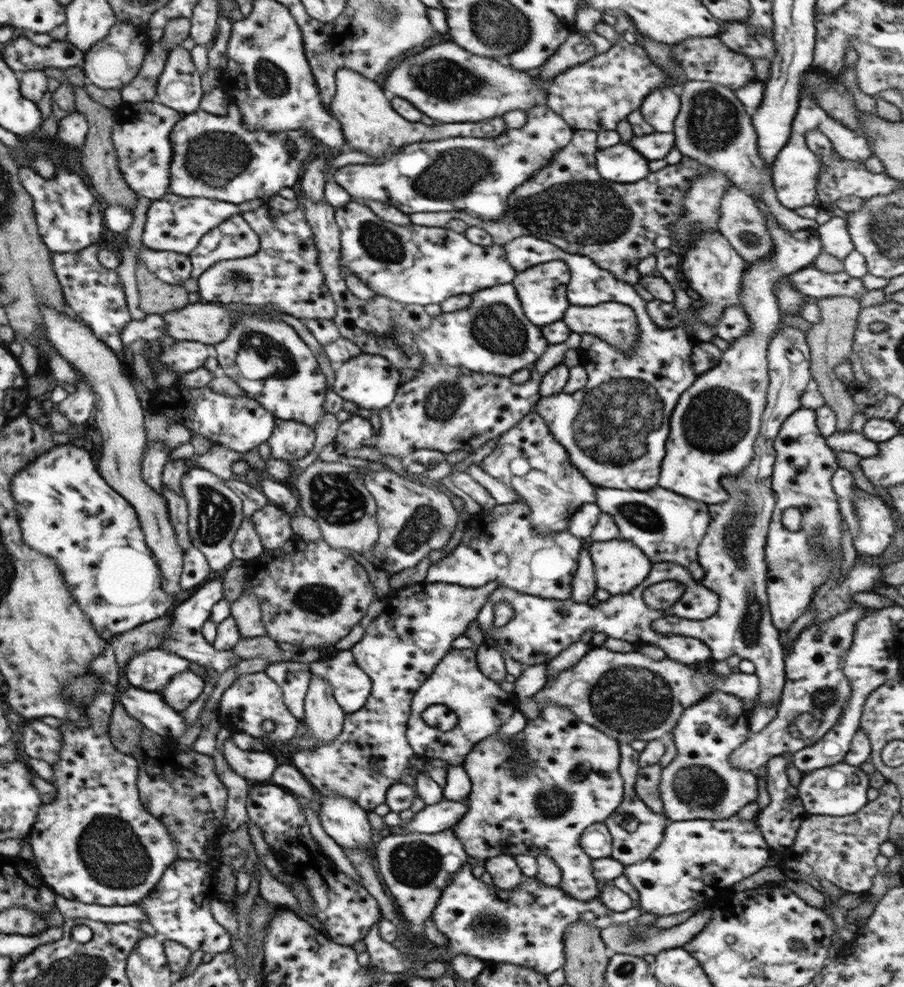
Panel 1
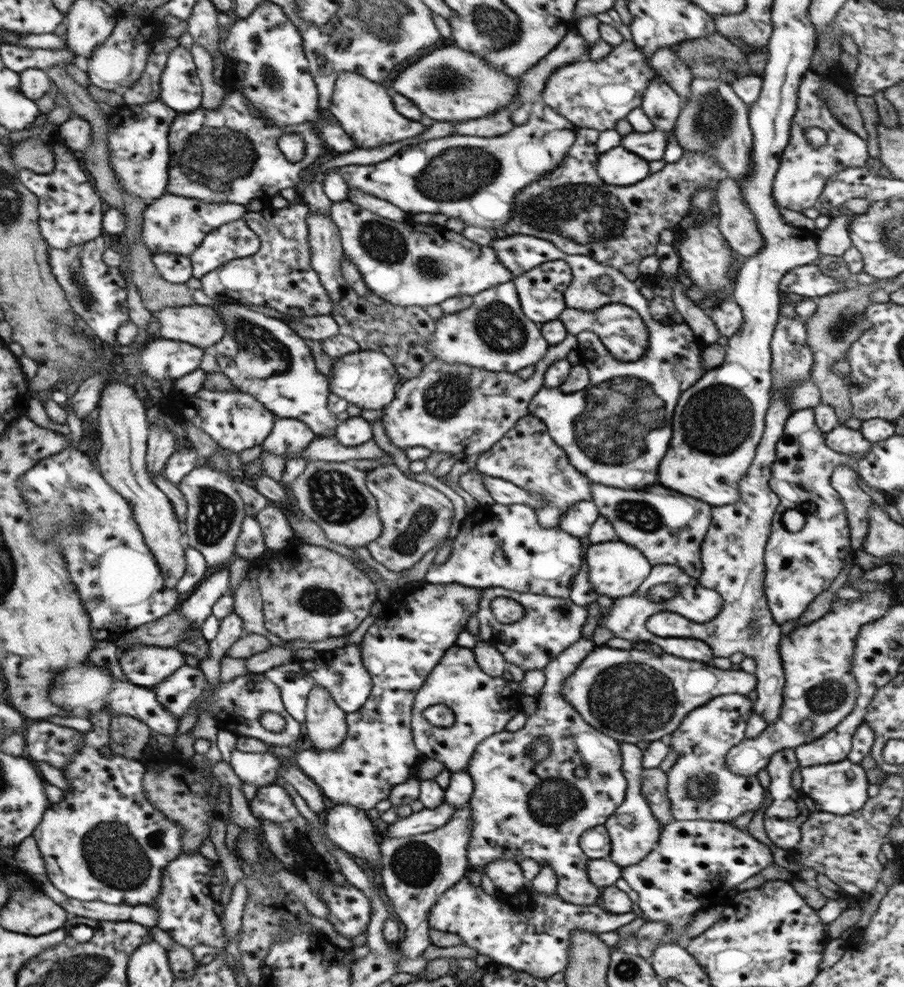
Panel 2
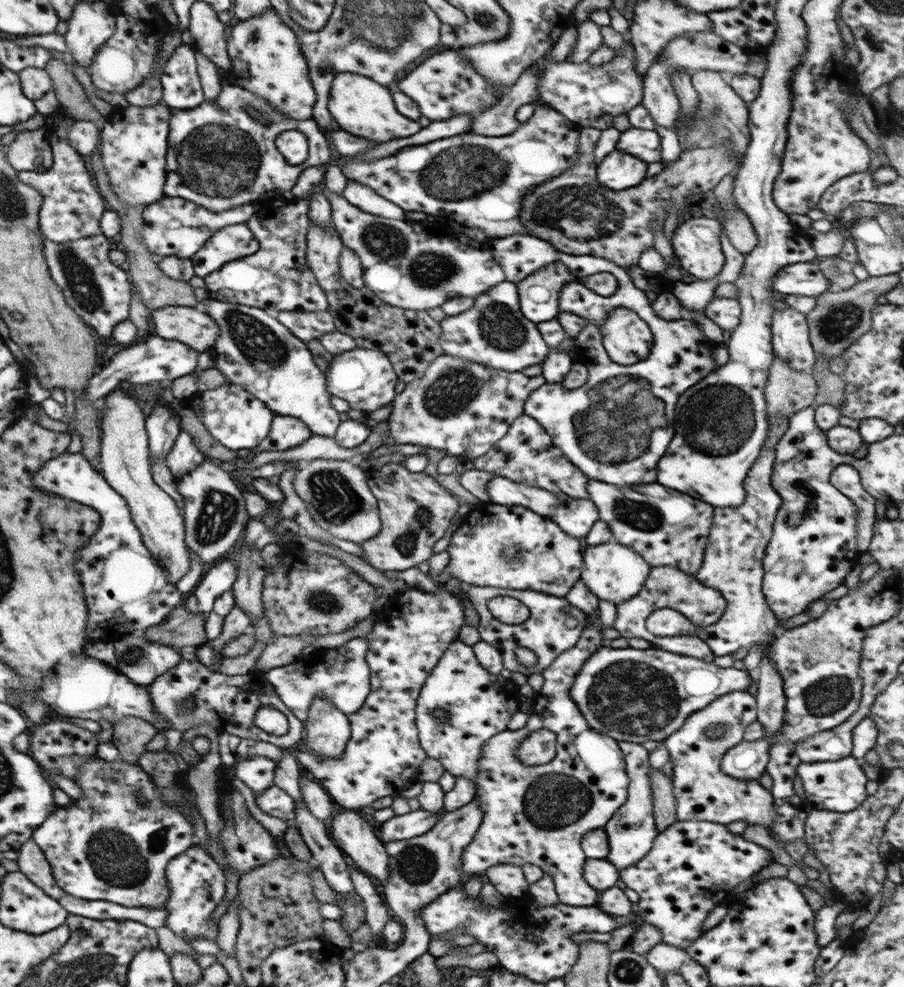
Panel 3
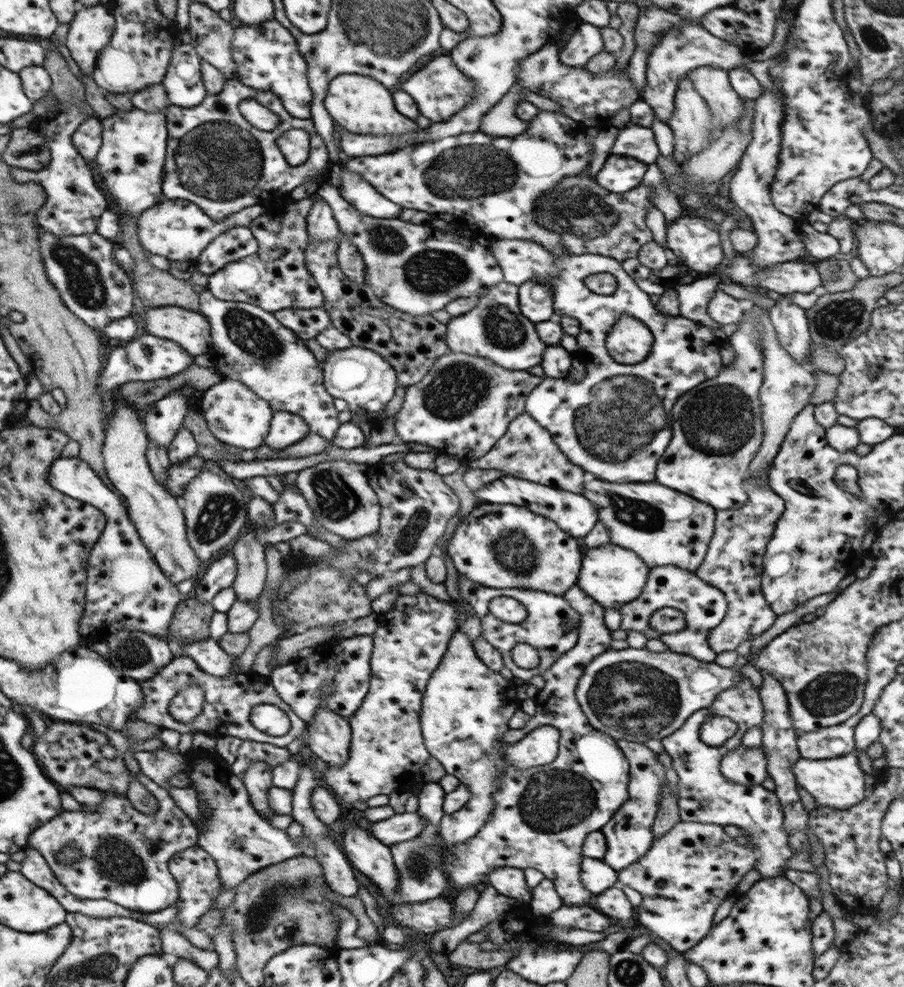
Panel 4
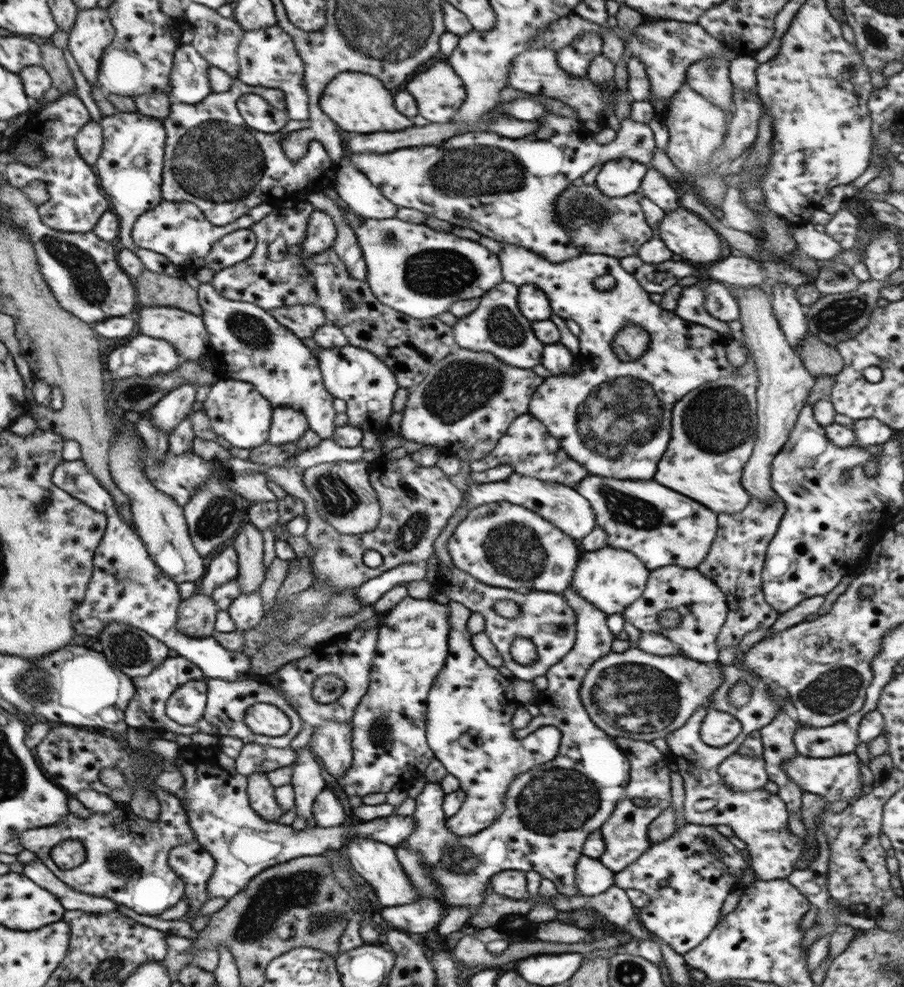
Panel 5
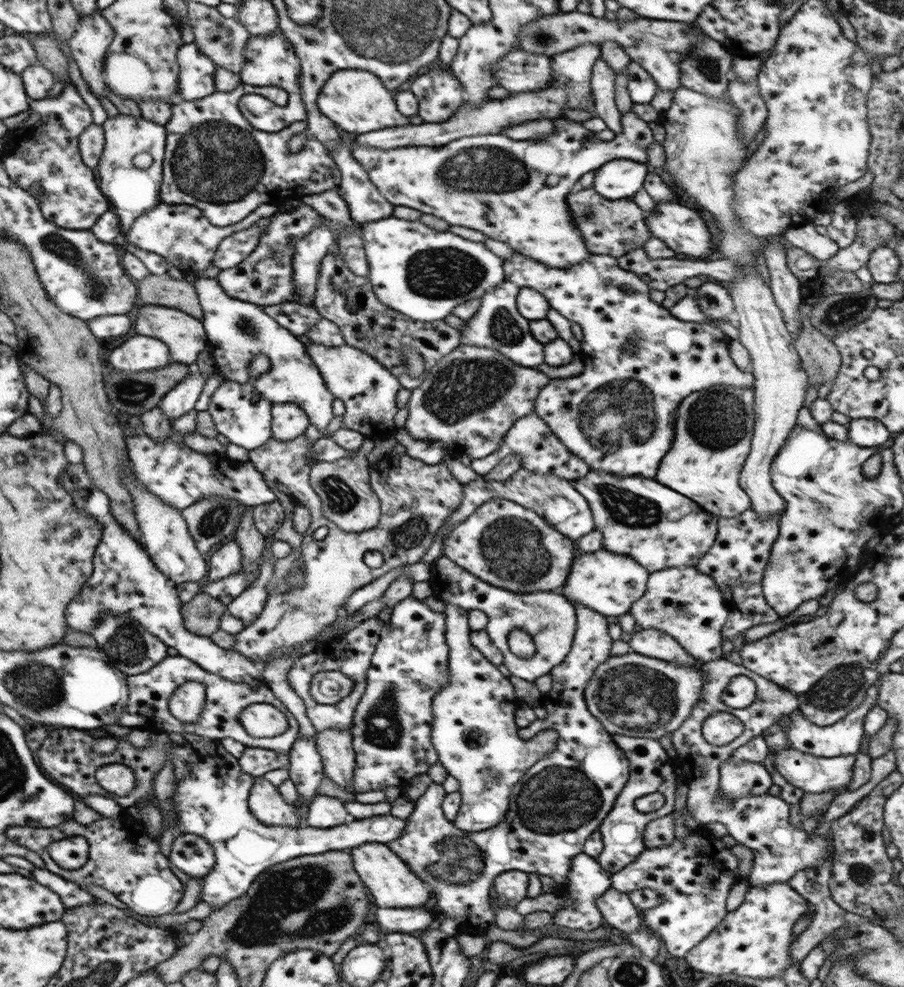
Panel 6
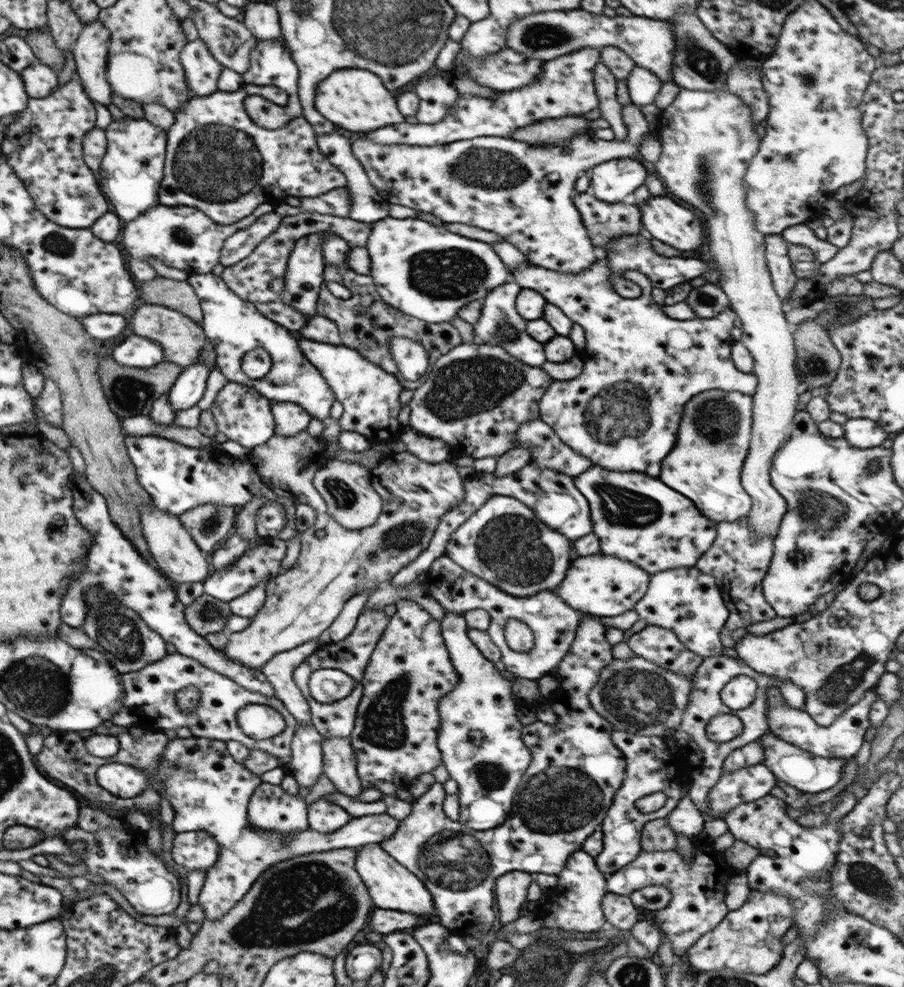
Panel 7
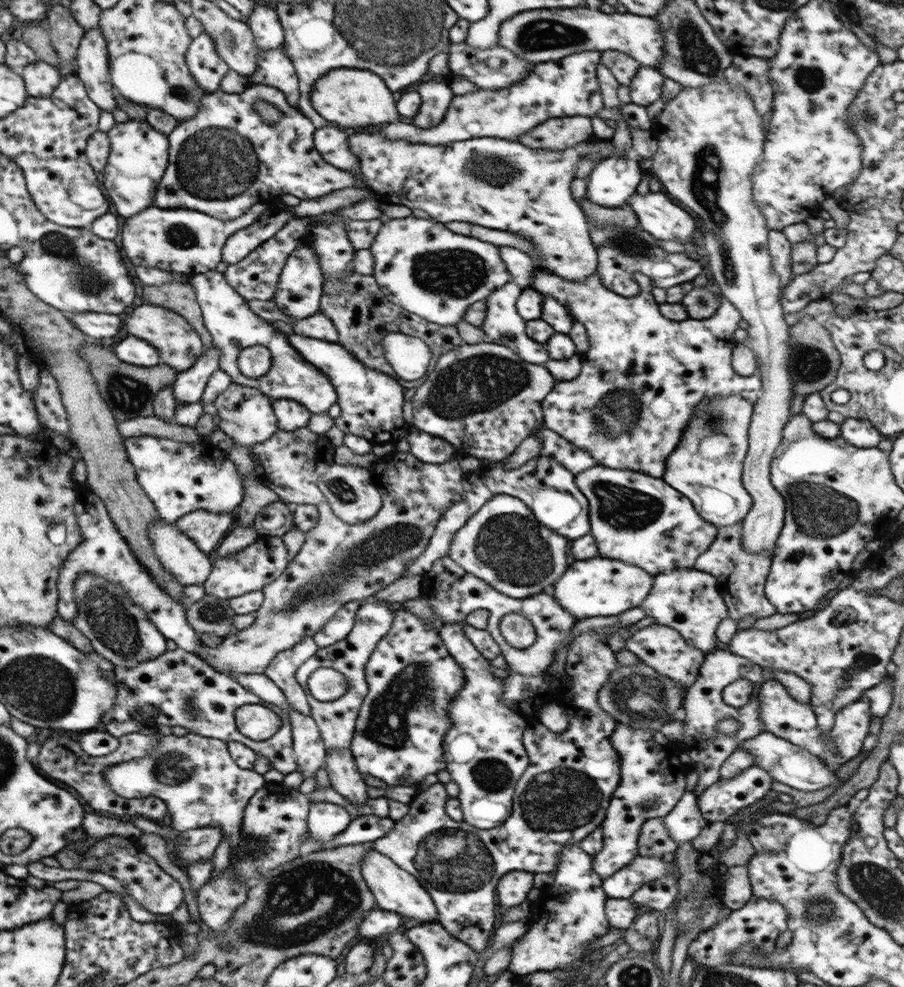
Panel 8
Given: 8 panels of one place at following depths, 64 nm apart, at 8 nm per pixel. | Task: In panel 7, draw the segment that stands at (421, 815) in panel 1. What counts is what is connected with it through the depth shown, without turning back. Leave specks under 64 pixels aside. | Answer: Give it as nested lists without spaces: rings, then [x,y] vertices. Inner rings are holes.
[[[191,736],[185,739],[176,737],[168,740],[160,760],[156,760],[156,766],[152,772],[146,772],[142,768],[135,768],[133,765],[107,763],[100,766],[96,771],[96,780],[99,786],[102,786],[113,796],[129,798],[135,796],[138,792],[144,790],[147,785],[151,785],[155,792],[157,790],[158,780],[163,780],[163,796],[169,801],[174,812],[172,821],[172,830],[175,833],[191,832],[204,830],[213,841],[218,845],[218,862],[216,861],[207,871],[205,871],[205,880],[197,896],[197,904],[203,911],[205,920],[215,922],[217,918],[221,920],[225,912],[229,912],[237,903],[244,898],[244,895],[252,887],[252,882],[257,880],[269,866],[273,863],[279,863],[287,859],[299,857],[317,852],[326,852],[339,848],[358,849],[364,845],[382,842],[393,837],[397,830],[398,820],[387,815],[367,815],[359,818],[351,818],[347,824],[340,829],[335,829],[330,833],[320,833],[313,829],[305,829],[298,833],[293,833],[289,838],[283,838],[279,831],[268,831],[259,827],[251,827],[249,816],[247,816],[248,800],[252,792],[260,786],[260,777],[251,773],[238,762],[227,749],[227,745],[222,740],[208,739],[205,737]]]

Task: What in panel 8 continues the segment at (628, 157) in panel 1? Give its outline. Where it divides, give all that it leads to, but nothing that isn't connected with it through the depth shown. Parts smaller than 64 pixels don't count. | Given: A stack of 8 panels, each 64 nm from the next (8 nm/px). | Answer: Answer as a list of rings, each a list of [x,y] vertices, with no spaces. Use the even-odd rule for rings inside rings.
[[[612,156],[601,160],[585,178],[585,197],[607,208],[621,206],[627,196],[636,192],[642,170],[636,161],[626,158]]]

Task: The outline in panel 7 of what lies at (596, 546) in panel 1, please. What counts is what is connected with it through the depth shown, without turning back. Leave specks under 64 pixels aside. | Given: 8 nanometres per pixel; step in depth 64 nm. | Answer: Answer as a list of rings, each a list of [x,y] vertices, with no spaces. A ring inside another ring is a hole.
[[[599,552],[573,560],[569,570],[565,572],[565,578],[561,580],[559,586],[556,586],[553,593],[579,614],[592,614],[598,617],[617,616],[631,610],[643,596],[647,590],[649,575],[628,560]]]

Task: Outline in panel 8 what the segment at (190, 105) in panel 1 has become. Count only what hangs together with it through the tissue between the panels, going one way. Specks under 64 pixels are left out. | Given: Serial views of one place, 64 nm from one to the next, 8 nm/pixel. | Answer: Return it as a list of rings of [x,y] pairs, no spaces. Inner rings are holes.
[[[205,33],[192,40],[184,60],[197,86],[209,92],[218,89],[219,81],[229,70],[225,61],[219,58],[213,41]]]

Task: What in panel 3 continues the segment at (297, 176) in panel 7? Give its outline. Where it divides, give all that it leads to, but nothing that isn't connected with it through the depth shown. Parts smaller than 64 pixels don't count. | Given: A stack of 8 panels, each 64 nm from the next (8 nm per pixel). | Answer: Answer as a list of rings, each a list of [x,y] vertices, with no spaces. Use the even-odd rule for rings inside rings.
[[[228,79],[221,81],[220,93],[215,100],[204,100],[199,106],[187,110],[173,108],[173,128],[168,128],[168,135],[169,184],[165,184],[164,196],[183,197],[213,212],[280,197],[282,192],[290,190],[295,184],[302,170],[327,165],[331,154],[327,140],[315,119],[291,120],[278,110],[274,110],[266,100],[240,86],[229,84]],[[285,130],[298,130],[305,135],[308,144],[307,158],[300,166],[287,164],[282,154],[275,148],[275,137]]]

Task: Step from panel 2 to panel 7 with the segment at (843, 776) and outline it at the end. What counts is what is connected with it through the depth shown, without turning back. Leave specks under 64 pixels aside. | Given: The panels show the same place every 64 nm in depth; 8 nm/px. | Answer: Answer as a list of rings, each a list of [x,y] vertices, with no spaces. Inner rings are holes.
[[[769,731],[763,733],[755,741],[762,748],[762,759],[759,763],[766,766],[773,773],[776,780],[782,780],[785,784],[800,790],[802,793],[809,792],[813,794],[835,786],[841,780],[841,769],[848,761],[848,759],[832,759],[815,756],[775,737]]]

